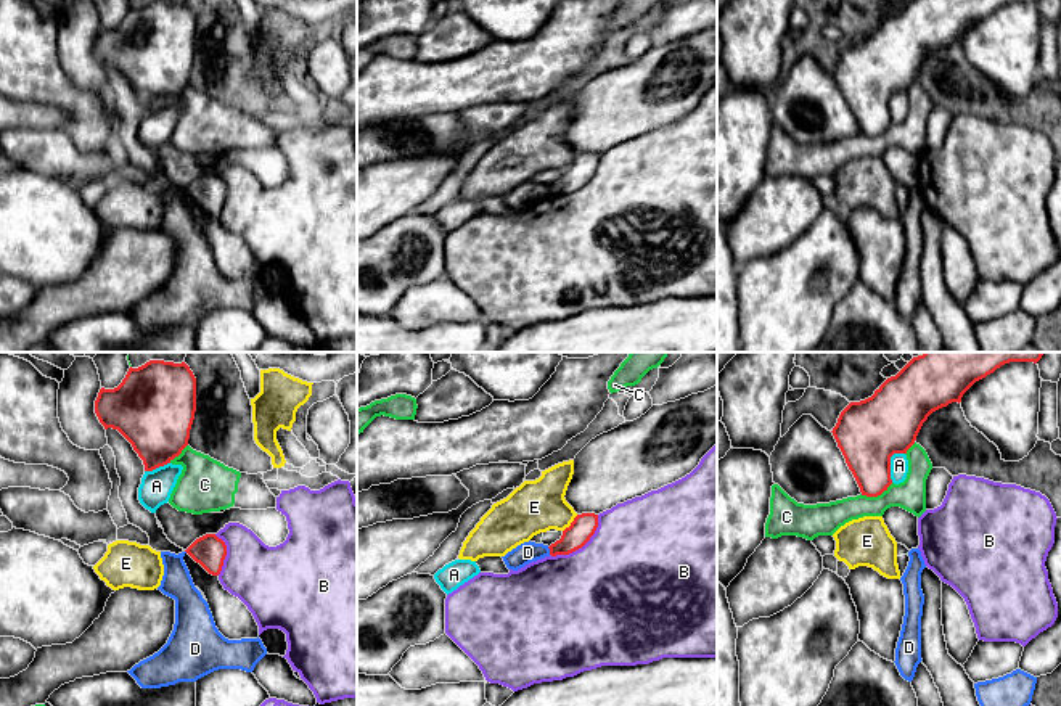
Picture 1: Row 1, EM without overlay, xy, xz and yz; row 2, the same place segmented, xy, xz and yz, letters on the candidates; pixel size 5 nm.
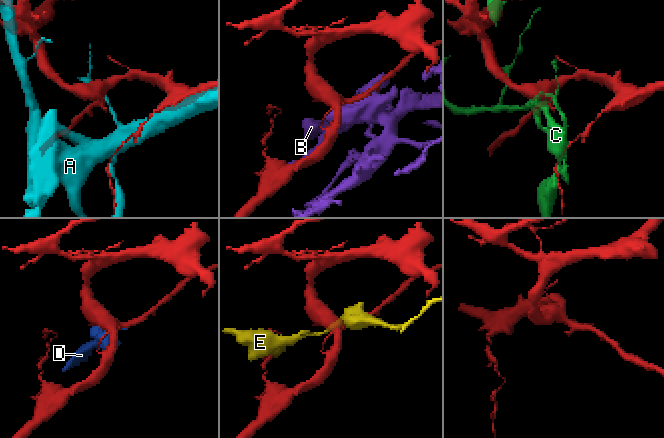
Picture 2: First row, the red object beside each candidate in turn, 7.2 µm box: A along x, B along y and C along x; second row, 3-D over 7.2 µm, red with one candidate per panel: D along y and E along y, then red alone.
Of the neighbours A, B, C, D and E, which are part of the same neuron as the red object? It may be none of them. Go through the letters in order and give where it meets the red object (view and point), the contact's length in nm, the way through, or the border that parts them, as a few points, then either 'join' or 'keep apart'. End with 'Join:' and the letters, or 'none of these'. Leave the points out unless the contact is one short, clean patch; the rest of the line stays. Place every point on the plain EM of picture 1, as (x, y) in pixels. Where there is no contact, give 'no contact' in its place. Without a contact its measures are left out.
A: meets red in yz at (889, 103); contact 170 nm long; keep apart
B: meets red in xz at (581, 187); contact 320 nm long; keep apart
C: meets red in yz at (876, 135); contact 180 nm long; keep apart
D: meets red in xz at (550, 190); contact 40 nm long; border along xz (547, 187), (550, 193); keep apart
E: meets red in xz at (571, 163); contact 120 nm long; keep apart
Join: none of these

